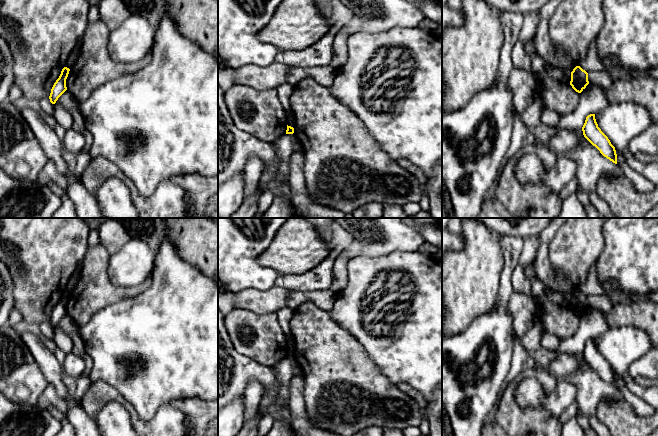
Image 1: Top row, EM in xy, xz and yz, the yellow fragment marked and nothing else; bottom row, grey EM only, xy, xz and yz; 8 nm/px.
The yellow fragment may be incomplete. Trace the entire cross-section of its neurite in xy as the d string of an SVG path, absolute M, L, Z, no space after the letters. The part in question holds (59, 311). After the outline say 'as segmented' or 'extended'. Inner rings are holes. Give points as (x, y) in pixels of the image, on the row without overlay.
M64 291L59 302L54 307L49 320L50 326L52 328L55 328L58 322L67 314L66 303L68 301L69 295L69 292Z; as segmented

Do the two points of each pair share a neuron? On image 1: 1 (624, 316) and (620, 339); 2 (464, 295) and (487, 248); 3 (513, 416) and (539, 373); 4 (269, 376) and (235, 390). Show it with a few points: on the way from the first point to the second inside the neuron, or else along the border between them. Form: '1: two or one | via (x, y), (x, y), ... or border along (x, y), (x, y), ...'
1: two | border along (609, 327), (634, 326), (645, 331)
2: one | via (466, 283), (481, 260)
3: one | via (510, 402), (510, 388), (525, 374)
4: one | via (260, 375), (249, 375), (243, 381)

